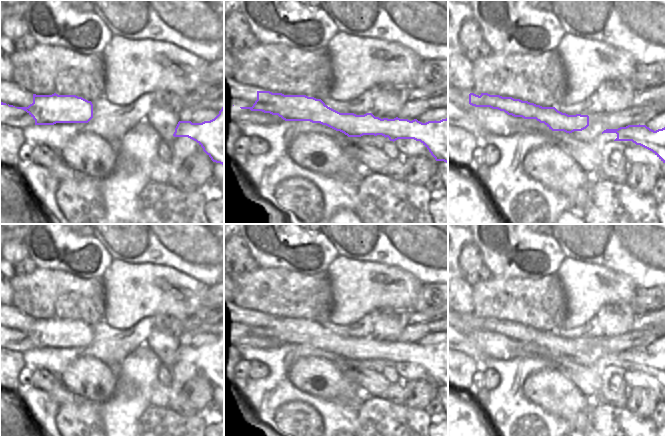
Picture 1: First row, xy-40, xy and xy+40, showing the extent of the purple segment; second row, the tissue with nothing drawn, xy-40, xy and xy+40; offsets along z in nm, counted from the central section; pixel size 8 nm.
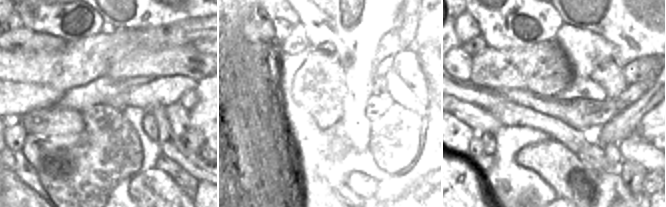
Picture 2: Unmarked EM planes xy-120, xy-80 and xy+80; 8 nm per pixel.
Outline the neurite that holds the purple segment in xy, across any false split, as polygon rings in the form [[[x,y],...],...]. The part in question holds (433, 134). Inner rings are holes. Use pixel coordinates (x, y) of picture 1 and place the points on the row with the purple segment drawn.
[[[257,91],[257,100],[253,106],[240,108],[278,115],[285,121],[320,123],[348,137],[382,135],[393,142],[414,139],[420,141],[436,161],[448,163],[448,118],[422,123],[417,119],[410,121],[398,117],[381,119],[372,113],[340,113],[328,107],[321,99],[270,91]]]

